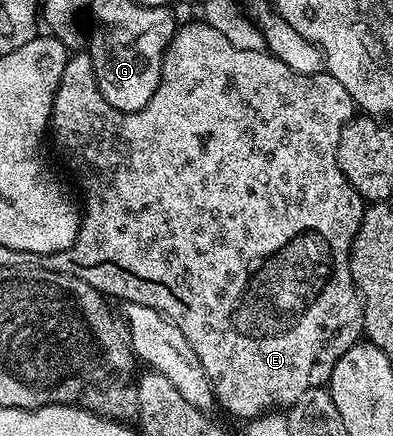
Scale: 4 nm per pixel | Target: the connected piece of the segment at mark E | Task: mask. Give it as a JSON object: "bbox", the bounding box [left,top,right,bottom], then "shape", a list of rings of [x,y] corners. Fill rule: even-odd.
{"bbox":[39,19,367,419],"shape":[[[202,19],[193,21],[190,25],[180,26],[174,33],[166,55],[161,61],[161,78],[155,95],[151,95],[147,107],[134,113],[119,111],[111,107],[107,99],[103,99],[97,86],[92,56],[85,51],[74,52],[66,60],[63,75],[59,79],[59,87],[55,91],[51,137],[52,140],[53,137],[57,140],[62,155],[69,160],[70,167],[77,172],[77,177],[85,188],[85,201],[89,204],[89,210],[84,210],[81,232],[78,233],[72,247],[42,256],[39,264],[43,269],[83,279],[106,298],[118,297],[118,302],[143,304],[164,314],[175,327],[183,331],[195,354],[199,355],[203,367],[209,372],[216,404],[220,408],[225,408],[231,416],[252,419],[262,417],[264,413],[274,412],[278,407],[288,407],[299,399],[299,395],[328,386],[331,371],[335,371],[335,363],[339,363],[341,356],[352,345],[362,340],[365,331],[365,307],[361,294],[353,284],[349,266],[349,249],[353,246],[353,240],[361,226],[367,202],[359,195],[359,191],[355,191],[355,187],[351,187],[351,183],[337,166],[337,147],[341,138],[341,129],[353,120],[354,116],[353,97],[347,95],[347,87],[343,87],[343,83],[339,83],[339,79],[332,77],[328,71],[324,73],[291,71],[287,63],[283,63],[265,49],[240,50],[233,47],[226,36],[221,35],[215,27],[209,26]],[[275,209],[279,211],[279,215],[281,215],[281,209],[293,211],[293,237],[285,237],[285,241],[281,241],[277,249],[269,249],[269,257],[265,257],[265,261],[257,265],[257,269],[261,269],[261,277],[249,277],[249,285],[245,285],[245,289],[237,293],[237,301],[223,299],[225,289],[229,289],[229,285],[225,283],[229,279],[231,283],[235,283],[233,281],[235,261],[237,261],[235,257],[239,257],[239,247],[249,247],[249,243],[243,245],[243,233],[247,231],[247,235],[251,233],[255,235],[259,231],[261,235],[263,231],[265,235],[265,227],[275,217]],[[287,265],[293,265],[293,285],[289,285],[289,289],[283,289],[283,279],[287,279],[285,277]],[[279,289],[283,289],[285,297],[287,297],[287,291],[289,295],[293,295],[293,329],[257,329],[257,333],[253,333],[253,309],[257,309],[257,305],[253,305],[253,301],[249,301],[249,305],[241,305],[239,299],[263,299],[267,291],[279,291]]]}

